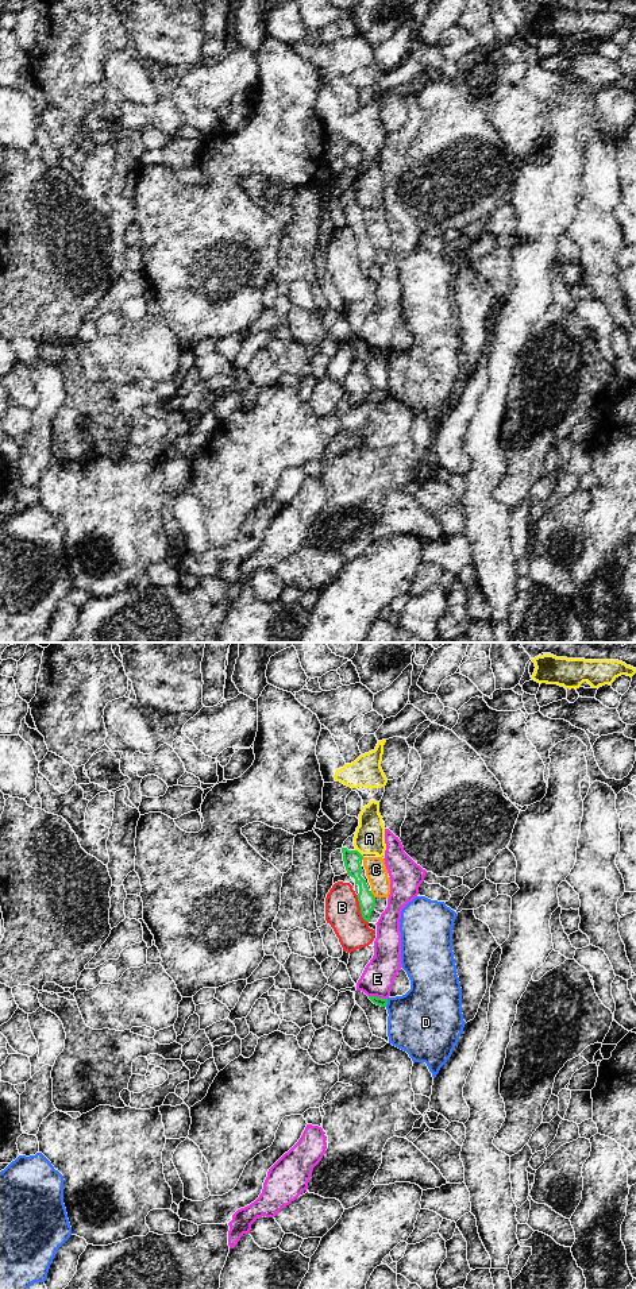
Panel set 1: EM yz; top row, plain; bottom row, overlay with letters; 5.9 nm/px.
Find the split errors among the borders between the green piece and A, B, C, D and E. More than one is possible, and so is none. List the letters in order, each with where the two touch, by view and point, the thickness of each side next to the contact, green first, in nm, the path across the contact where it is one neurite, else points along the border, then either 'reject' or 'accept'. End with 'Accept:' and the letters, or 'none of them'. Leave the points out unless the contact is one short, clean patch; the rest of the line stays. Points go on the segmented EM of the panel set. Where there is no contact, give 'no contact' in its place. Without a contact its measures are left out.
A: contact yz (359, 853); calibres 100 and 180 nm; reject
B: contact yz (361, 909); calibres 100 and 200 nm; reject
C: contact yz (373, 895); calibres 100 and 130 nm; reject
D: contact yz (386, 1003); calibres 50 and 400 nm; reject
E: contact yz (378, 998); calibres 50 and 190 nm; reject
Accept: none of them

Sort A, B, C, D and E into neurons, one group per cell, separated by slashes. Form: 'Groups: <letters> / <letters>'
Groups: A / B / C / D / E

